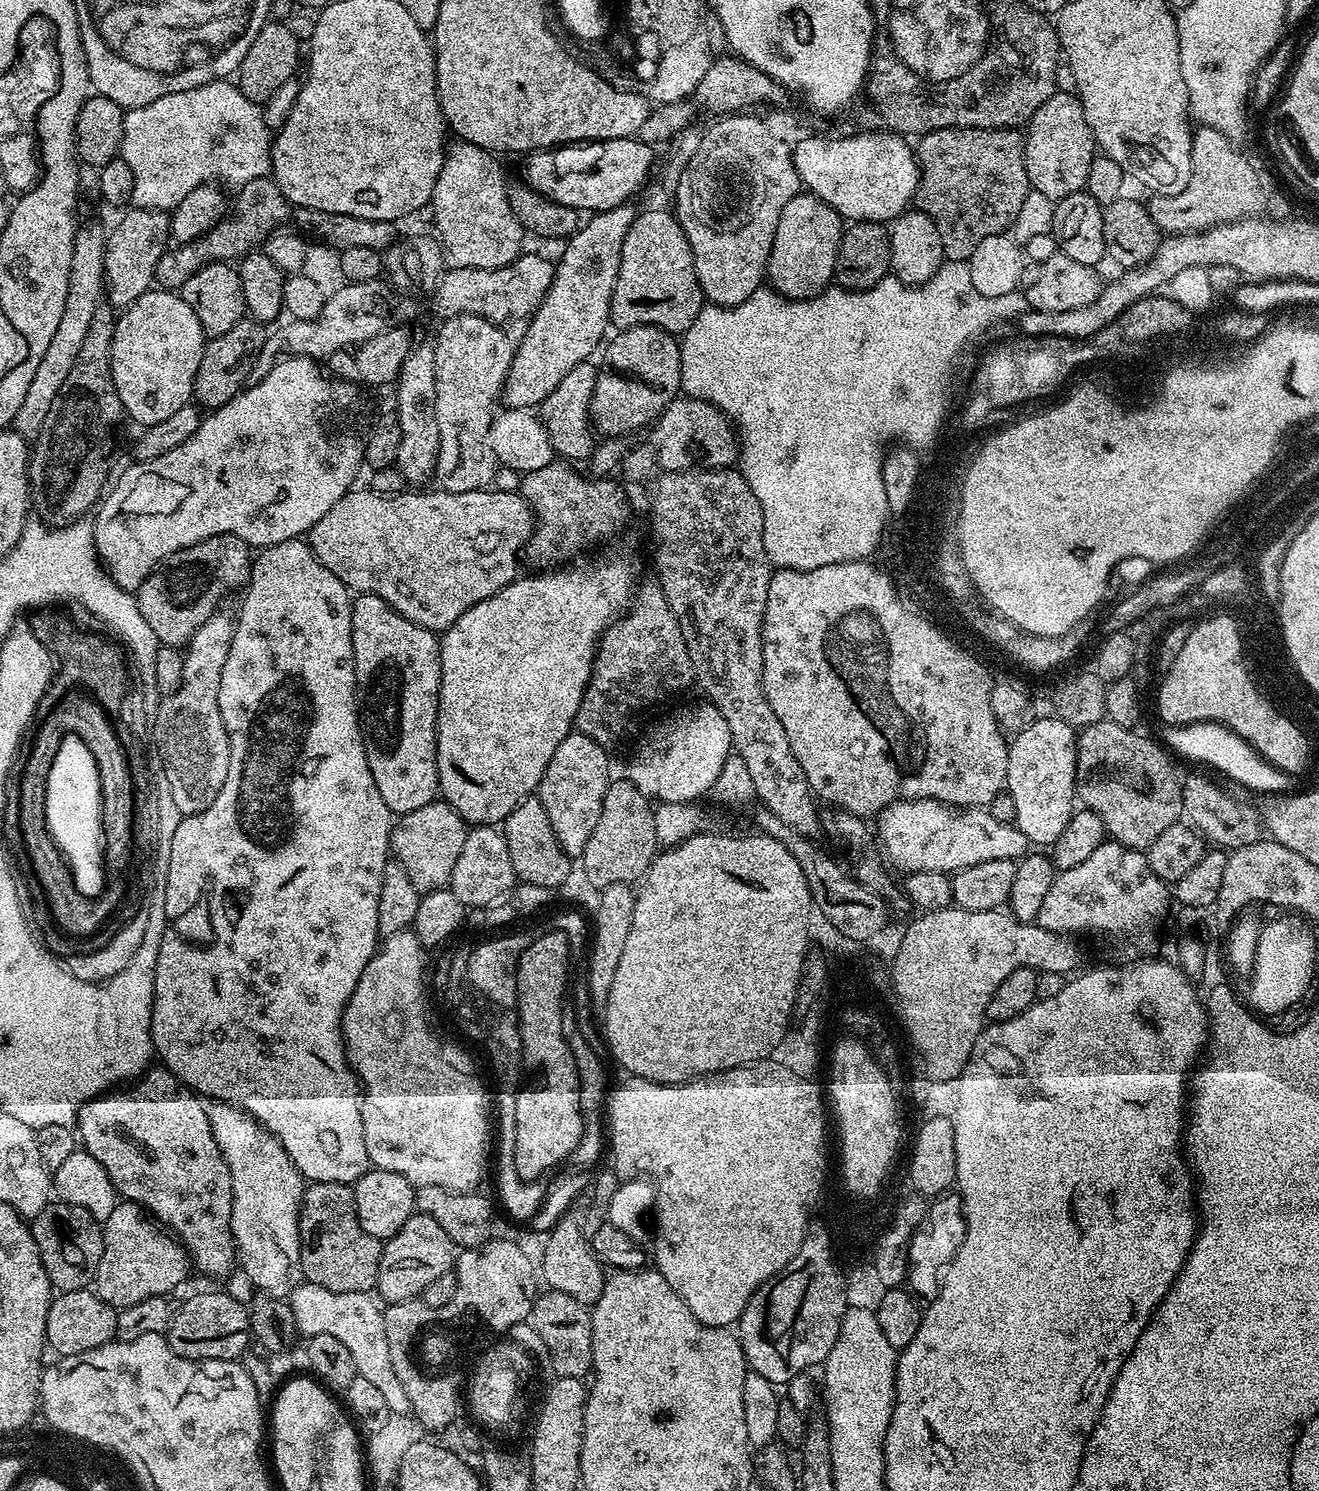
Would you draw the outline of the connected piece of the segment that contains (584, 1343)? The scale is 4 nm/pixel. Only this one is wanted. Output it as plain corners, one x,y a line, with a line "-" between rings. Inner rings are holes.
544,1290
532,1302
530,1322
542,1338
550,1354
547,1367
554,1370
556,1376
566,1378
584,1378
592,1372
594,1338
592,1337
592,1314
585,1305
574,1302
570,1294

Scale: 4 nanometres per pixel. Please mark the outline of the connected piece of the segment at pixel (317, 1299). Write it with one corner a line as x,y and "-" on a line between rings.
301,1282
292,1291
290,1303
296,1330
301,1337
334,1334
334,1338
338,1338
338,1342
342,1342
342,1346
350,1350
356,1374
367,1378
385,1396
386,1406
390,1406
394,1414
409,1411
406,1390
402,1390
402,1382
398,1382
398,1374
394,1374
394,1362
390,1362
390,1346
386,1346
384,1313
375,1295
367,1292
342,1294
331,1292
322,1286

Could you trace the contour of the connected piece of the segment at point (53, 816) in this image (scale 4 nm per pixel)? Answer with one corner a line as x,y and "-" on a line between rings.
67,736
54,757
53,766
50,768
48,785
45,788
45,822
52,841
60,849
60,855
72,867
71,887
86,898
96,898
101,895
106,881
104,867
104,827
100,813
100,771
94,762
94,754
77,736

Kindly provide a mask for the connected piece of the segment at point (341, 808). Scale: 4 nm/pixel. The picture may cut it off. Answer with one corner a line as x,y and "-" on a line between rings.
299,539
299,540
287,540
287,541
286,541
286,542
278,542
278,543
277,543
277,544
275,544
275,545
274,545
274,546
270,546
270,547
269,547
269,548
262,548
262,549
259,549
259,551
257,551
257,552
256,552
256,553
255,553
255,556
254,556
254,559
253,559
253,561
252,561
252,576
251,576
251,578
249,578
249,580
248,580
248,582
247,582
247,585
246,585
246,587
245,587
245,588
244,588
244,589
243,589
243,592
242,592
242,595
244,595
244,605
242,605
242,606
241,606
241,608
240,608
240,613
238,613
238,614
237,614
237,613
235,613
235,616
234,616
234,627
233,627
233,630
232,630
232,641
231,641
231,642
230,642
230,654
226,654
226,666
222,666
222,686
218,686
218,710
222,710
222,722
223,722
223,723
224,723
224,725
225,725
225,726
226,726
226,734
227,734
227,735
228,735
228,737
229,737
229,738
230,738
230,770
229,770
229,771
228,771
228,773
227,773
227,774
226,774
226,782
222,782
222,790
218,790
218,798
214,798
214,802
210,802
210,806
206,806
206,810
202,810
202,811
201,811
201,812
199,812
199,813
198,813
198,814
194,814
194,815
193,815
193,816
181,816
181,817
180,817
180,821
179,821
179,822
178,822
178,830
174,830
174,838
170,838
170,866
169,866
169,867
168,867
168,869
167,869
167,870
166,870
166,898
165,898
165,899
164,899
164,901
165,901
165,902
166,902
166,918
167,918
167,919
168,919
168,925
167,925
167,926
166,926
166,930
165,930
165,931
164,931
164,933
163,933
163,934
162,934
162,946
161,946
161,947
160,947
160,949
159,949
159,950
158,950
158,962
157,962
157,963
156,963
156,965
155,965
155,966
154,966
154,998
153,998
153,999
152,999
152,1046
153,1046
153,1049
154,1049
154,1052
155,1052
155,1055
156,1055
156,1056
157,1056
157,1057
158,1057
158,1060
159,1060
159,1063
160,1063
160,1064
161,1064
161,1065
163,1065
163,1067
165,1067
165,1068
167,1068
167,1069
168,1069
168,1071
170,1071
170,1072
173,1072
173,1073
174,1073
174,1074
175,1074
175,1075
176,1075
176,1077
177,1077
177,1078
179,1078
179,1080
181,1080
181,1082
182,1082
182,1083
184,1083
184,1084
186,1084
186,1085
188,1085
188,1087
189,1087
189,1089
191,1089
191,1091
193,1091
193,1092
195,1092
195,1093
197,1093
197,1094
199,1094
199,1095
200,1095
200,1096
201,1096
201,1097
204,1097
204,1098
209,1098
209,1097
208,1097
208,1096
213,1096
213,1097
212,1097
212,1098
211,1098
211,1099
212,1099
212,1100
213,1100
213,1101
216,1101
216,1102
223,1102
223,1103
226,1103
226,1104
232,1104
232,1105
234,1105
234,1107
235,1107
235,1108
240,1108
240,1109
242,1109
242,1111
244,1111
244,1112
247,1112
247,1113
248,1113
248,1115
250,1115
250,1116
252,1116
252,1117
253,1117
253,1118
254,1118
254,1119
255,1119
255,1120
256,1120
256,1121
258,1121
258,1122
259,1122
259,1124
261,1124
261,1126
262,1126
262,1127
264,1127
264,1128
265,1128
265,1130
266,1130
266,1131
268,1131
268,1133
270,1133
270,1134
271,1134
271,1136
273,1136
273,1137
274,1137
274,1138
278,1138
278,1142
282,1142
282,1146
283,1146
283,1147
284,1147
284,1149
285,1149
285,1150
286,1150
286,1154
287,1154
287,1155
288,1155
288,1157
289,1157
289,1158
290,1158
290,1162
294,1162
294,1166
295,1166
295,1167
296,1167
296,1168
297,1168
297,1169
298,1169
298,1170
299,1170
299,1172
300,1172
300,1175
301,1175
301,1176
303,1176
303,1177
304,1177
304,1179
305,1179
305,1181
308,1181
308,1182
311,1182
311,1183
314,1183
314,1184
317,1184
317,1183
318,1183
318,1182
338,1182
338,1183
339,1183
339,1184
350,1184
350,1185
355,1185
355,1183
356,1183
356,1181
357,1181
357,1180
359,1180
359,1179
360,1179
360,1177
361,1177
361,1176
363,1176
363,1175
364,1175
364,1173
365,1173
365,1172
367,1172
367,1171
369,1171
369,1168
370,1168
370,1140
369,1140
369,1137
368,1137
368,1140
367,1140
367,1138
366,1138
366,1137
364,1137
364,1128
365,1128
365,1132
366,1132
366,1116
365,1116
365,1113
363,1113
363,1112
361,1112
361,1111
360,1111
360,1102
361,1102
361,1099
362,1099
362,1092
361,1092
361,1089
360,1089
360,1088
359,1088
359,1087
358,1087
358,1081
357,1081
357,1079
356,1079
356,1077
355,1077
355,1075
354,1075
354,1073
353,1073
353,1071
352,1071
352,1069
351,1069
351,1068
349,1068
349,1066
348,1066
348,1058
347,1058
347,1056
345,1056
345,1054
344,1054
344,1042
343,1042
343,1039
342,1039
342,1021
343,1021
343,1019
344,1019
344,1005
345,1005
345,1004
347,1004
347,1002
348,1002
348,999
349,999
349,998
350,998
350,994
354,994
354,986
358,986
358,978
359,978
359,977
360,977
360,975
361,975
361,974
362,974
362,970
366,970
366,966
367,966
367,965
368,965
368,963
369,963
369,962
370,962
370,958
371,958
371,957
372,957
372,955
373,955
373,954
374,954
374,953
375,953
375,952
376,952
376,950
377,950
377,947
378,947
378,937
379,937
379,936
380,936
380,935
381,935
381,931
380,931
380,927
379,927
379,926
378,926
378,894
379,894
379,893
380,893
380,887
381,887
381,886
382,886
382,870
383,870
383,869
384,869
384,868
385,868
385,867
386,867
386,865
388,865
388,864
389,864
389,863
390,863
390,837
391,837
391,834
392,834
392,826
393,826
393,823
394,823
394,814
393,814
393,812
392,812
392,811
391,811
391,810
390,810
390,809
389,809
389,808
388,808
388,807
387,807
387,806
386,806
386,802
382,802
382,794
378,794
378,786
374,786
374,774
370,774
370,766
369,766
369,765
368,765
368,763
367,763
367,762
366,762
366,750
365,750
365,749
364,749
364,736
363,736
363,734
362,734
362,733
361,733
361,732
360,732
360,713
359,713
359,711
358,711
358,701
357,701
357,698
356,698
356,667
355,667
355,666
354,666
354,646
353,646
353,645
352,645
352,601
353,601
353,597
352,597
352,596
351,596
351,595
350,595
350,590
349,590
349,589
348,589
348,587
347,587
347,586
345,586
345,584
344,584
344,583
343,583
343,582
342,582
342,581
340,581
340,579
339,579
339,578
337,578
337,577
336,577
336,576
335,576
335,575
334,575
334,574
330,574
330,570
326,570
326,566
322,566
322,562
318,562
318,558
317,558
317,557
316,557
316,555
314,555
314,553
312,553
312,548
311,548
311,546
310,546
310,545
308,545
308,543
306,543
306,542
305,542
305,541
304,541
304,540
303,540
303,539

